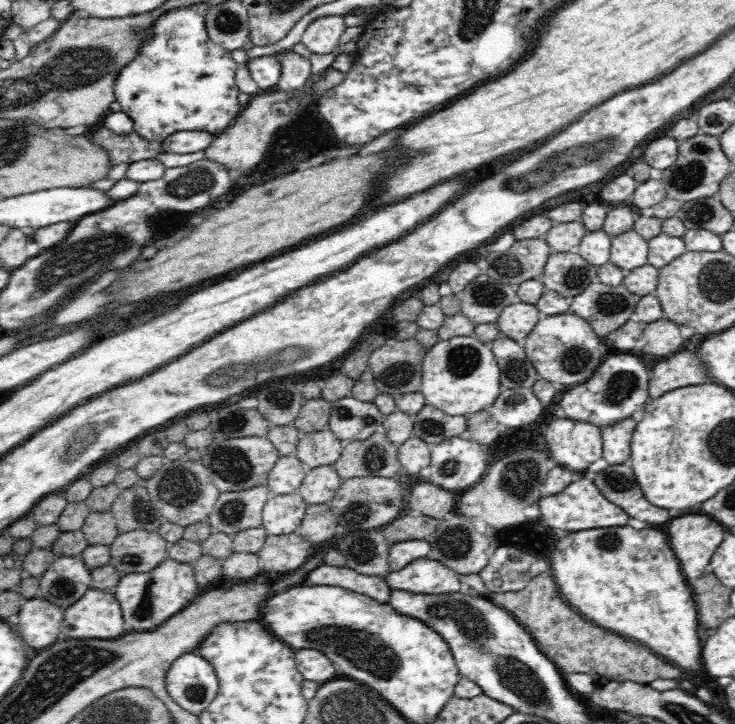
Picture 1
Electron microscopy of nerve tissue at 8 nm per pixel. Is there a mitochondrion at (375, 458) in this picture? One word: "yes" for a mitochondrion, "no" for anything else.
yes

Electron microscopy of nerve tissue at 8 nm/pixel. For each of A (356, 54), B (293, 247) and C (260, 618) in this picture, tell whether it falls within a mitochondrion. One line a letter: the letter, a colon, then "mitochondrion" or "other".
A: other
B: other
C: other

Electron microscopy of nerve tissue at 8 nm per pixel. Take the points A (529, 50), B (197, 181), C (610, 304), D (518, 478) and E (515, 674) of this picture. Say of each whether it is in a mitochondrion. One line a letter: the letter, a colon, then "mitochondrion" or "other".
A: other
B: mitochondrion
C: mitochondrion
D: mitochondrion
E: mitochondrion

